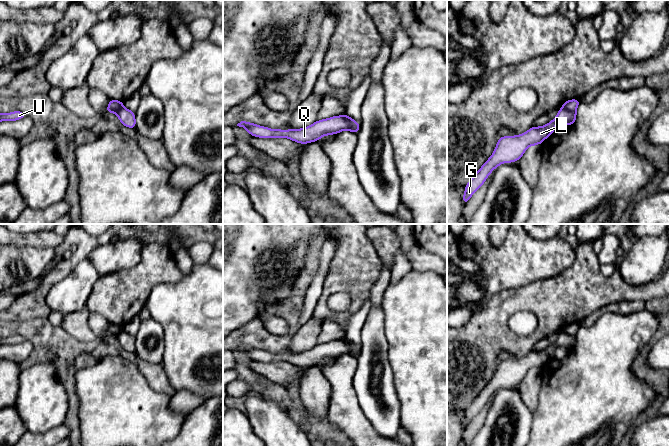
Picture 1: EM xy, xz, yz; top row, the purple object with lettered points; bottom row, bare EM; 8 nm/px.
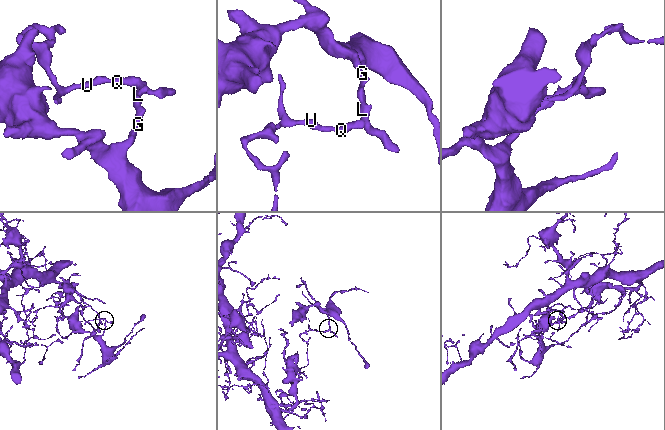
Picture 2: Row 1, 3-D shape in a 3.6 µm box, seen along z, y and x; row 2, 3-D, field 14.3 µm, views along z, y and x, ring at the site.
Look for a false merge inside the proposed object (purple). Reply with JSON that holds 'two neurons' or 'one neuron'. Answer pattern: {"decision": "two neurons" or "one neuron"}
{"decision": "two neurons"}

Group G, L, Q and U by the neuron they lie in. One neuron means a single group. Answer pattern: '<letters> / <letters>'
G L / Q U

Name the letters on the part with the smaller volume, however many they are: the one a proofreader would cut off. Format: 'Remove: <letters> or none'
Remove: G, L

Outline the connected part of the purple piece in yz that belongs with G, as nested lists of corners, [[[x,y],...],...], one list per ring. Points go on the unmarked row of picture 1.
[[[562,331],[557,340],[543,351],[532,350],[521,359],[499,361],[491,381],[465,410],[465,418],[462,420],[463,428],[467,428],[473,417],[483,409],[497,390],[504,386],[512,387],[520,384],[529,370],[540,369],[548,360],[552,359],[558,347],[563,346],[570,350],[576,346],[576,342],[576,335],[569,335]]]

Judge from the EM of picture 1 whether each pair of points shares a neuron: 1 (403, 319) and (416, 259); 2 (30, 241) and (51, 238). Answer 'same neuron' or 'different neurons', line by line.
1: different neurons
2: same neuron

